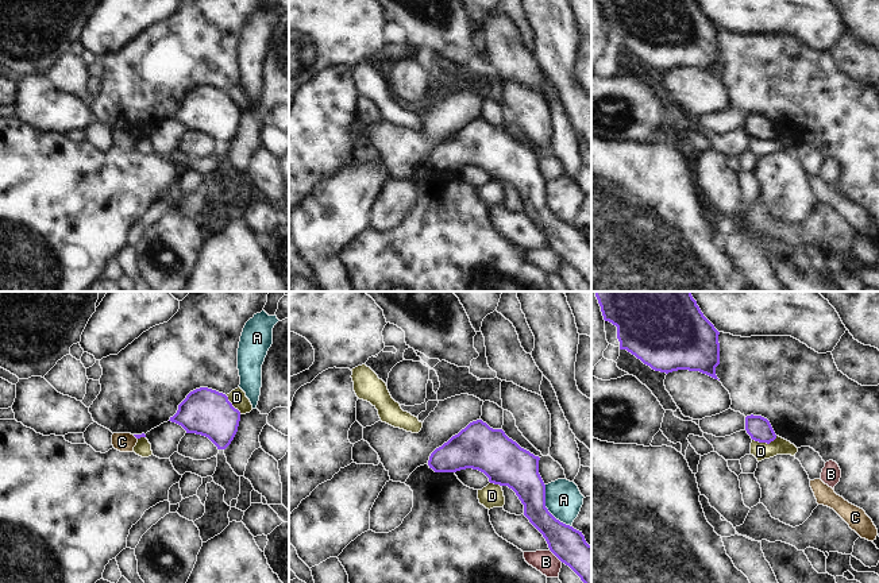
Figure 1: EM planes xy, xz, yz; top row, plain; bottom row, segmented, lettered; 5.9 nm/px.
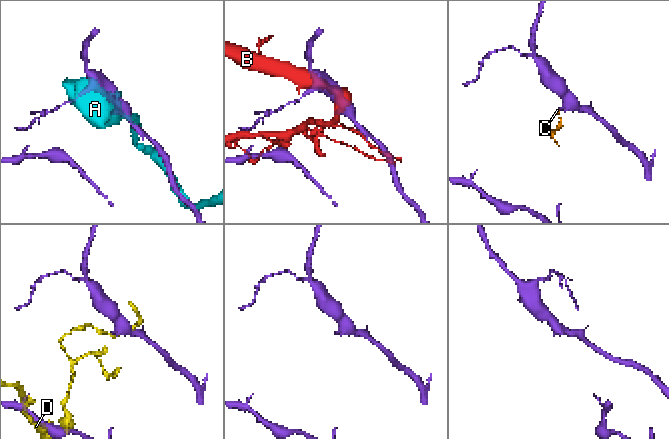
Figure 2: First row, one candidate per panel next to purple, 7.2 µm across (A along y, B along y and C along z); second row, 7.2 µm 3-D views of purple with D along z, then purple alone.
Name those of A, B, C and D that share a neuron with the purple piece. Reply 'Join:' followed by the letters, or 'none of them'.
Join: none of them

